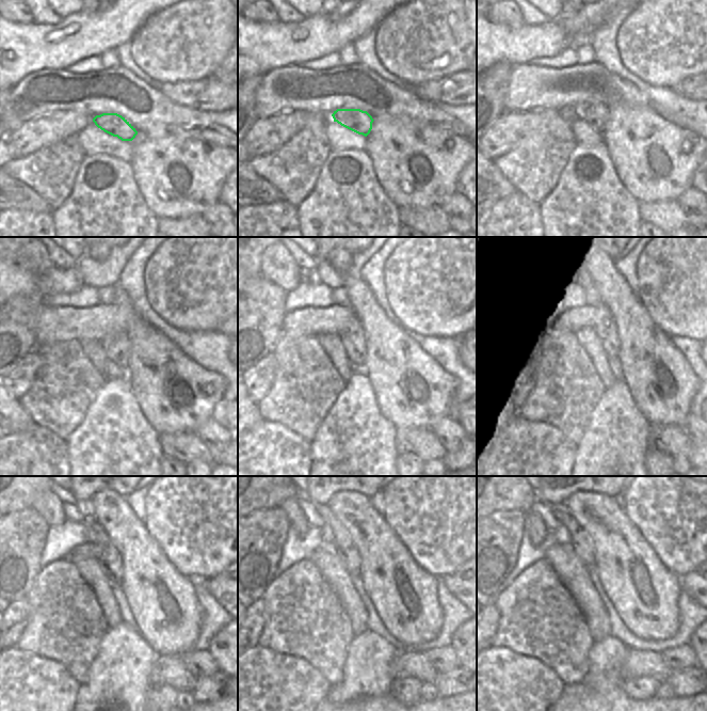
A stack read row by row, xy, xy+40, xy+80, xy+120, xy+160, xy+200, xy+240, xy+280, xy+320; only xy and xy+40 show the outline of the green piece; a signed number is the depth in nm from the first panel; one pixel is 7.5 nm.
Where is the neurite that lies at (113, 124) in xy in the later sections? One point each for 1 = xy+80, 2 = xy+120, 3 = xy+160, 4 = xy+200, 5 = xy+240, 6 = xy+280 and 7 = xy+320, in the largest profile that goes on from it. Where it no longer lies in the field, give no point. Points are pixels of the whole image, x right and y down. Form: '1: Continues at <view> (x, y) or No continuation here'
1: Continues at xy+80 (596, 114)
2: Continues at xy+120 (115, 345)
3: Continues at xy+160 (353, 338)
4: Continues at xy+200 (591, 338)
5: Continues at xy+240 (111, 558)
6: Continues at xy+280 (346, 550)
7: Continues at xy+320 (582, 544)

